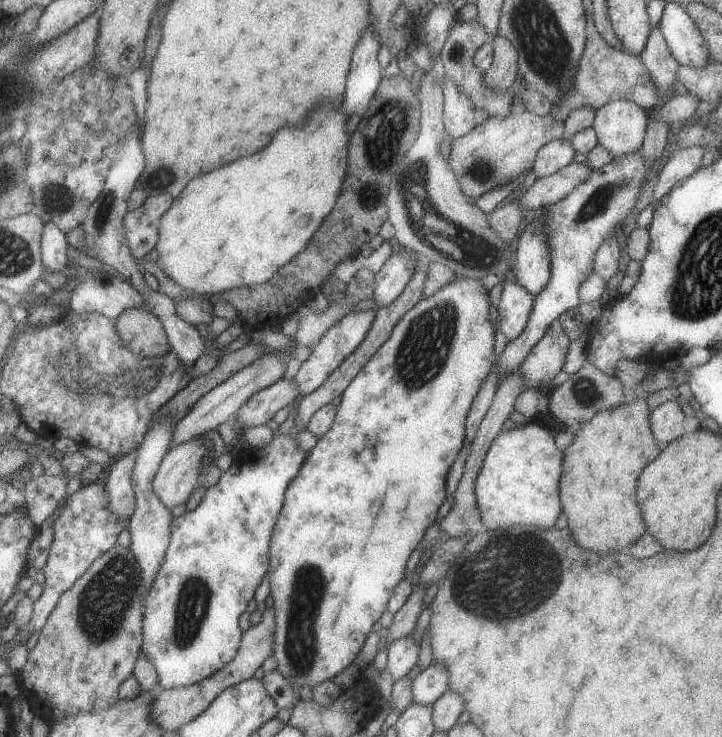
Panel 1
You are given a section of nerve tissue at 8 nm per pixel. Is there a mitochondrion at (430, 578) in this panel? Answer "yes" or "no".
no

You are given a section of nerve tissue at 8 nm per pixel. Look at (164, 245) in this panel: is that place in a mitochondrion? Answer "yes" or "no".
no

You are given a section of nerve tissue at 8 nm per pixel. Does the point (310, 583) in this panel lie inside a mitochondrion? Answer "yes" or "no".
yes

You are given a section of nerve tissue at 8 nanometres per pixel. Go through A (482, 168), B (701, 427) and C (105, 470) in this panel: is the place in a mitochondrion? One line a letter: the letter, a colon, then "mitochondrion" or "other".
A: mitochondrion
B: other
C: other

